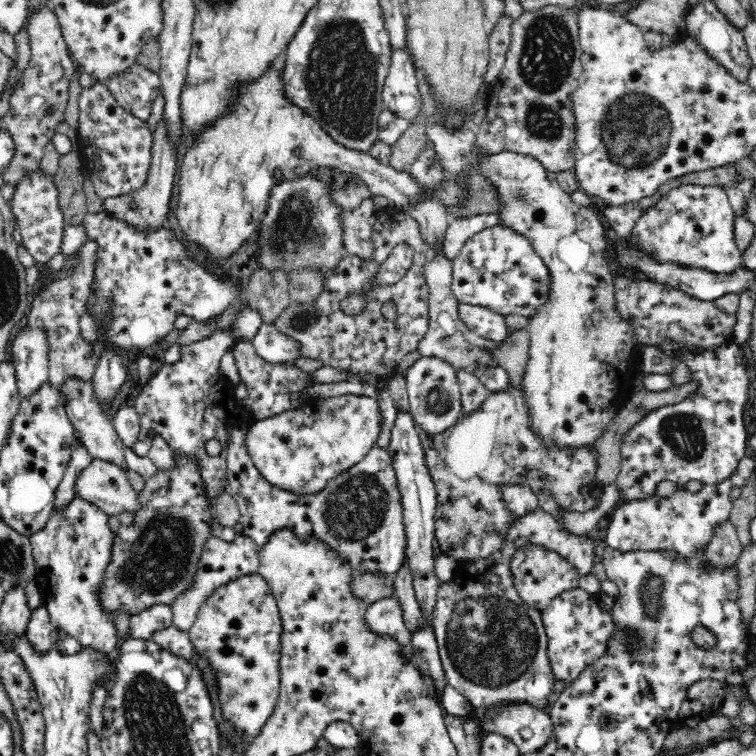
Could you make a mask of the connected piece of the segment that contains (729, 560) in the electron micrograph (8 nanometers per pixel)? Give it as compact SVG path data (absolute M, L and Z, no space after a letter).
M730 519L720 521L712 531L712 536L705 546L708 561L712 565L734 565L736 564L743 544L738 538L734 523Z

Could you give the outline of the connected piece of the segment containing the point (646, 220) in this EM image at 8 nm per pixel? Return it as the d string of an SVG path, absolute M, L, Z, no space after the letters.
M688 183L672 188L652 208L643 212L633 231L639 247L646 249L649 254L654 254L661 262L683 263L685 266L704 268L712 273L732 274L738 271L742 264L742 257L740 257L742 251L734 241L734 217L736 214L729 203L724 187Z

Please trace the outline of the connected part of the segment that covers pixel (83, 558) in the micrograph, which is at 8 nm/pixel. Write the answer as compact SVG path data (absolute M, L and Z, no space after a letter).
M78 493L68 506L58 507L44 528L29 537L38 568L36 585L42 592L41 602L48 611L52 626L100 651L112 651L118 640L114 611L103 604L104 574L112 562L115 534L109 527L109 516Z

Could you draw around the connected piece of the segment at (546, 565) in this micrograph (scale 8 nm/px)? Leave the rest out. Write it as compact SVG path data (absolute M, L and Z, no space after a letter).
M534 545L519 549L513 557L511 571L520 597L531 607L540 610L544 610L559 594L580 586L581 574L567 560L551 550L548 552Z

